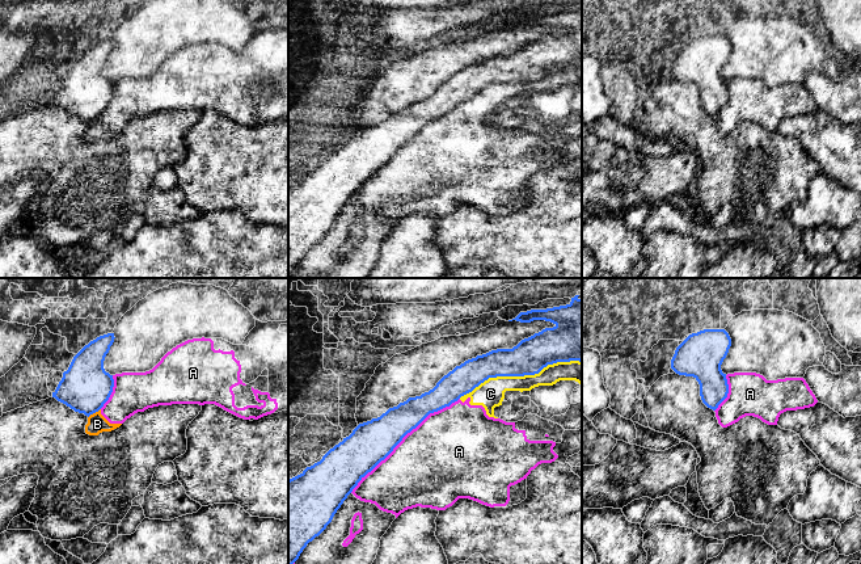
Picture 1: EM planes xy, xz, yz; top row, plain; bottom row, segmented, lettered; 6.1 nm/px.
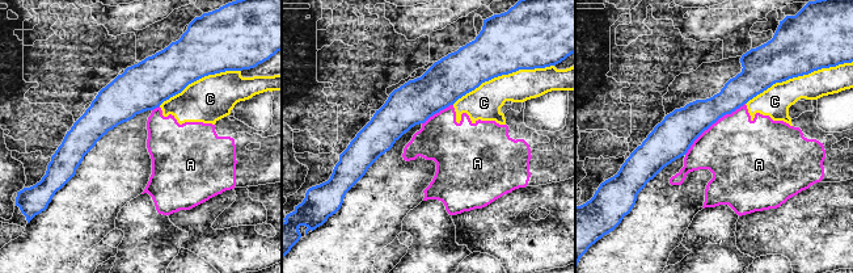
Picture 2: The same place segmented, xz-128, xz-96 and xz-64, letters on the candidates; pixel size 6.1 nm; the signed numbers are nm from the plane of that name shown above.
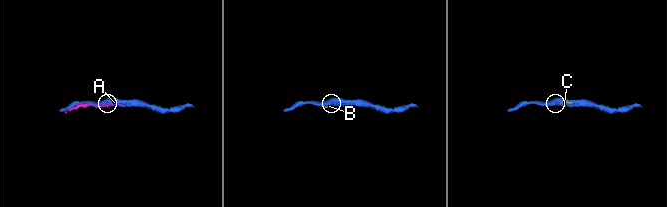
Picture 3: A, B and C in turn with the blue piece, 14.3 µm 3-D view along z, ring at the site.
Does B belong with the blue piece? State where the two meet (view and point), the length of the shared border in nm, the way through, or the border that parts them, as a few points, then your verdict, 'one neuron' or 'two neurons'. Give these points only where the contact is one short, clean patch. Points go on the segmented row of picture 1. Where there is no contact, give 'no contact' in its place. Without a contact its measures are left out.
contact xy (93, 412); length 100 nm; two neurons

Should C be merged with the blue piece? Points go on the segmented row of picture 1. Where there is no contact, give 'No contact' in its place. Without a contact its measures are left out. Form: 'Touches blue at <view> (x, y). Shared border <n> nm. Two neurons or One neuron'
Touches blue at xz (519, 375). Shared border 800 nm. Two neurons

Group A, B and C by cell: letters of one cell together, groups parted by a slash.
A B C

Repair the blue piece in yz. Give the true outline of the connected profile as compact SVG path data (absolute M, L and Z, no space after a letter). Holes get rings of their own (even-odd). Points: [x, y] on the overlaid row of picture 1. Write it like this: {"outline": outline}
{"outline": "M704 329L689 334L671 359L671 369L676 374L693 376L698 382L701 400L713 411L729 393L721 365L730 346L731 338L725 329Z"}

